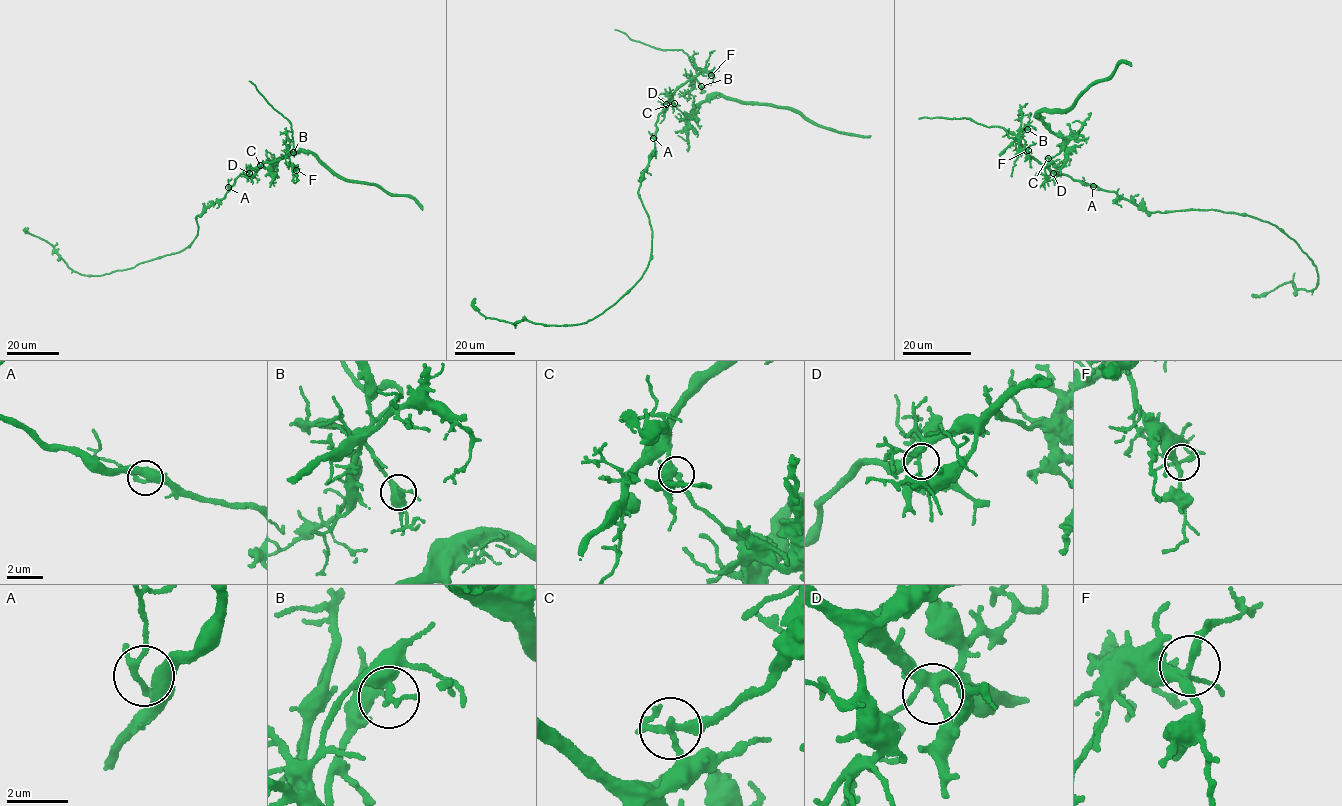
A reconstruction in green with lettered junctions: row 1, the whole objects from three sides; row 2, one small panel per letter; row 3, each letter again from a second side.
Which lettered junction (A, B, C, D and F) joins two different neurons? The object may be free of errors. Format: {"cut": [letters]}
{"cut": ["C"]}

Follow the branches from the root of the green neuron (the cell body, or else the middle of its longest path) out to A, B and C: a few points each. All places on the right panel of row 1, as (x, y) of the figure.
A: (1137, 206), (1114, 192), (1093, 186)
B: (1137, 206), (1114, 192), (1081, 183), (1038, 163), (1023, 149), (1018, 139), (1020, 131), (1027, 129)
C: (1137, 206), (1114, 192), (1098, 189), (1052, 171), (1047, 166), (1048, 158)

